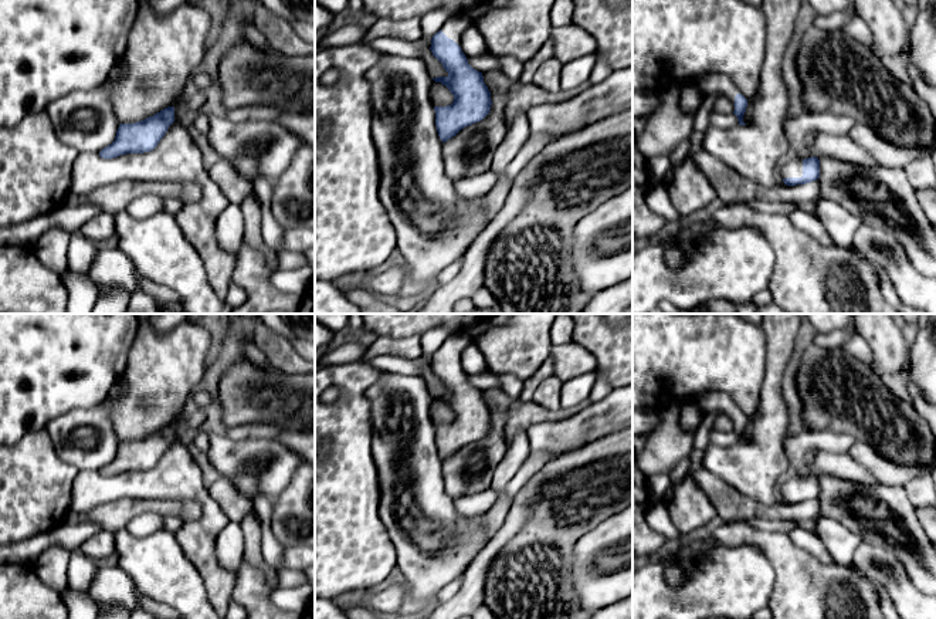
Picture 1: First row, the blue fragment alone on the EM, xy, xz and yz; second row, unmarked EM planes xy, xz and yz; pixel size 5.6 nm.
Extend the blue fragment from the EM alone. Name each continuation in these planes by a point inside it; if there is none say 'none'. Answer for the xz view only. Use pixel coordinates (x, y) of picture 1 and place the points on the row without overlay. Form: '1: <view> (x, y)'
1: xz (455, 344)

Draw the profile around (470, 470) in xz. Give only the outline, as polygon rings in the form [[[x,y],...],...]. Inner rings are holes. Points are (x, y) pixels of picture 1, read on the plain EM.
[[[488,389],[482,395],[485,403],[495,405],[489,432],[442,461],[445,491],[454,500],[488,490],[496,466],[508,451],[505,427],[515,400],[501,389]]]

